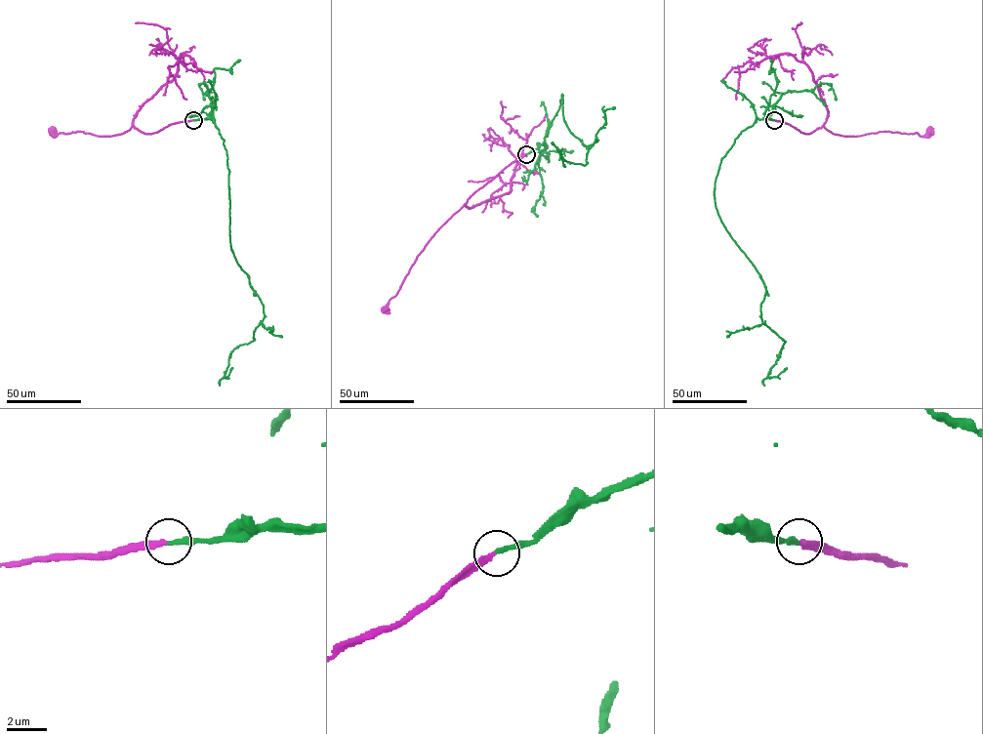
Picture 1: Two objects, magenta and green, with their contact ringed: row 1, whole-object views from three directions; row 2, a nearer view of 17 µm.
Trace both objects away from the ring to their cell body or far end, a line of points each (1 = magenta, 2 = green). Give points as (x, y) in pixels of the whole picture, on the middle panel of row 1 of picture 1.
1: (526, 153), (474, 192), (439, 228), (418, 255), (384, 310)
2: (526, 153), (544, 141), (562, 94), (569, 131), (587, 146), (596, 142), (584, 165), (557, 148), (565, 167)

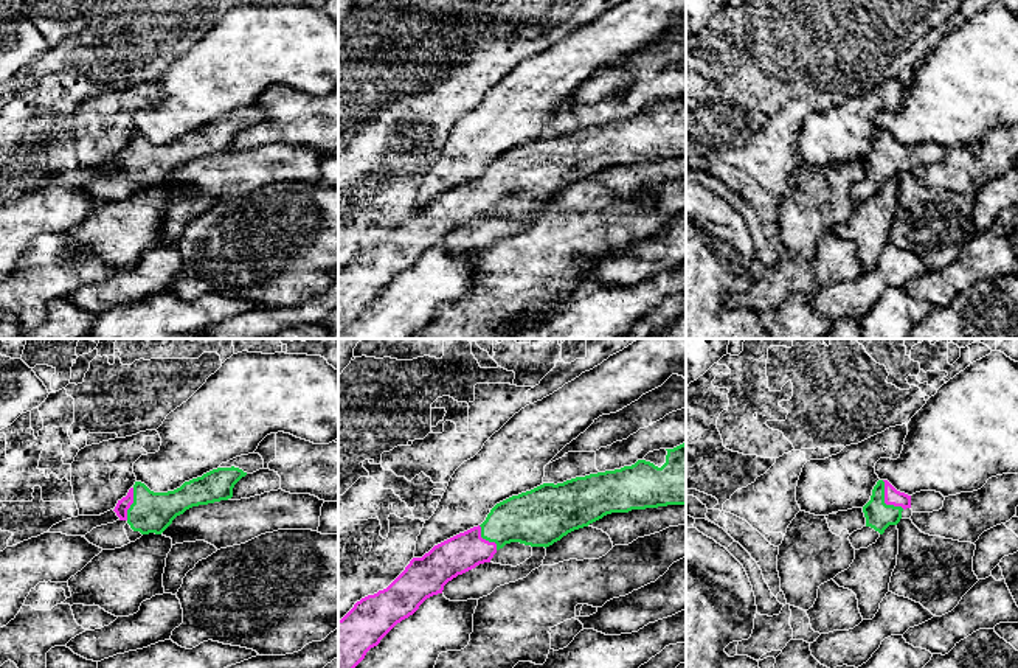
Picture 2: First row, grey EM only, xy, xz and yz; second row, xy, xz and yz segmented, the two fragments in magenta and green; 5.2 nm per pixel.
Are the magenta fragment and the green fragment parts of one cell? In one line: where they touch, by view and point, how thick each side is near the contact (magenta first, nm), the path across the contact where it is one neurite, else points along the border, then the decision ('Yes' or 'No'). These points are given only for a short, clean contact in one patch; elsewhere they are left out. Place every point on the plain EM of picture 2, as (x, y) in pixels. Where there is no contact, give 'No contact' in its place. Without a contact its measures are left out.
Touches magenta at yz (885, 153). Thickness 80 nm (magenta) against 140 nm. Path across: yz (894, 149), (885, 153), (879, 168). Yes

